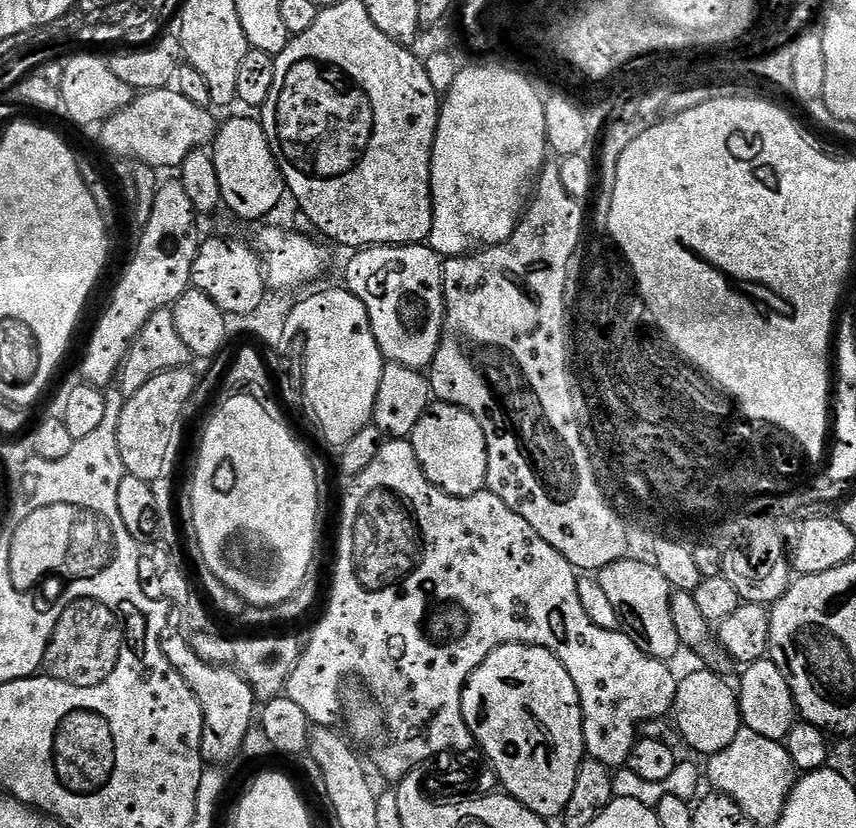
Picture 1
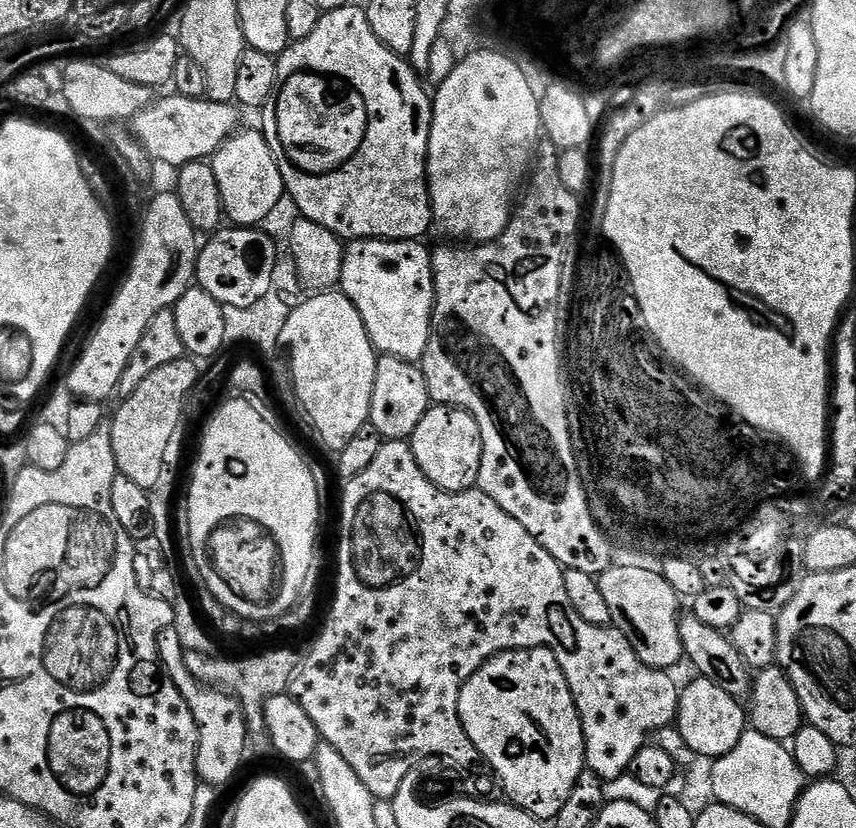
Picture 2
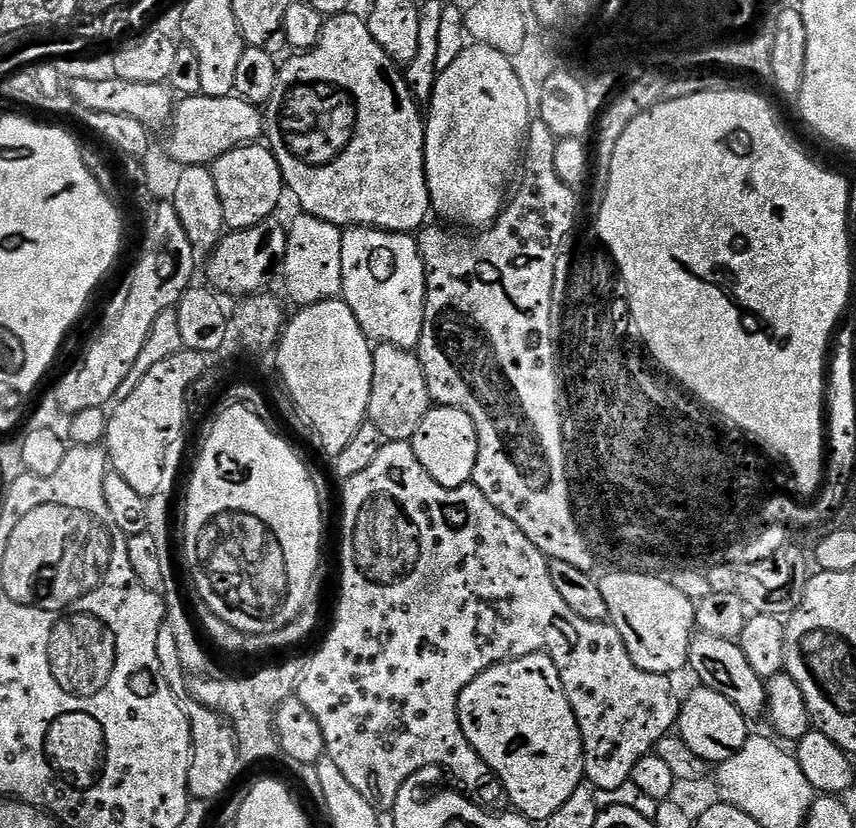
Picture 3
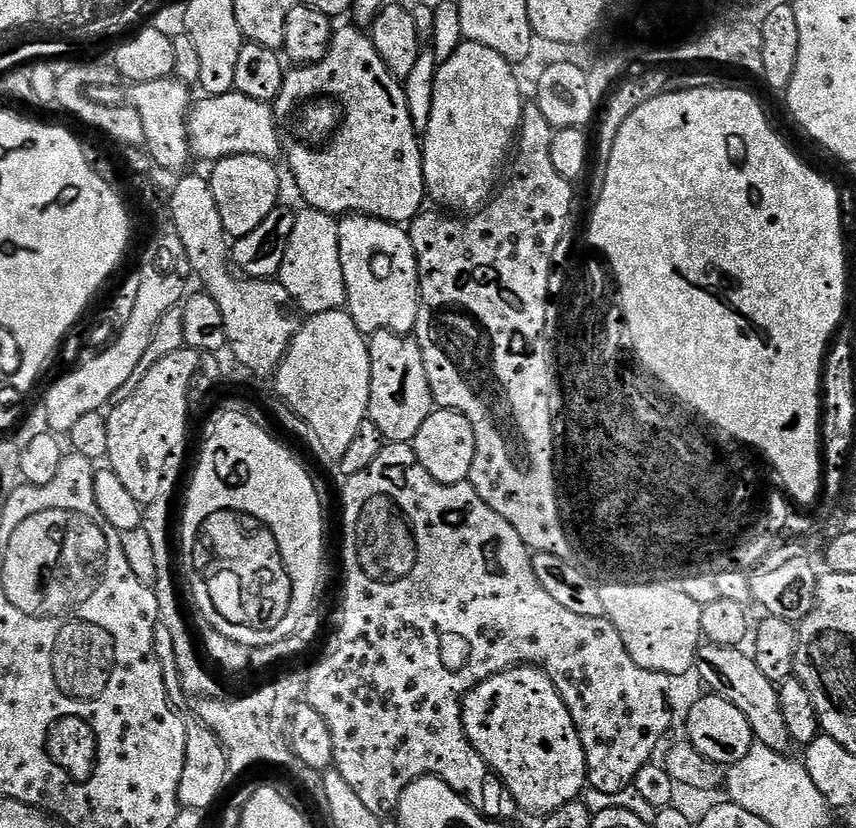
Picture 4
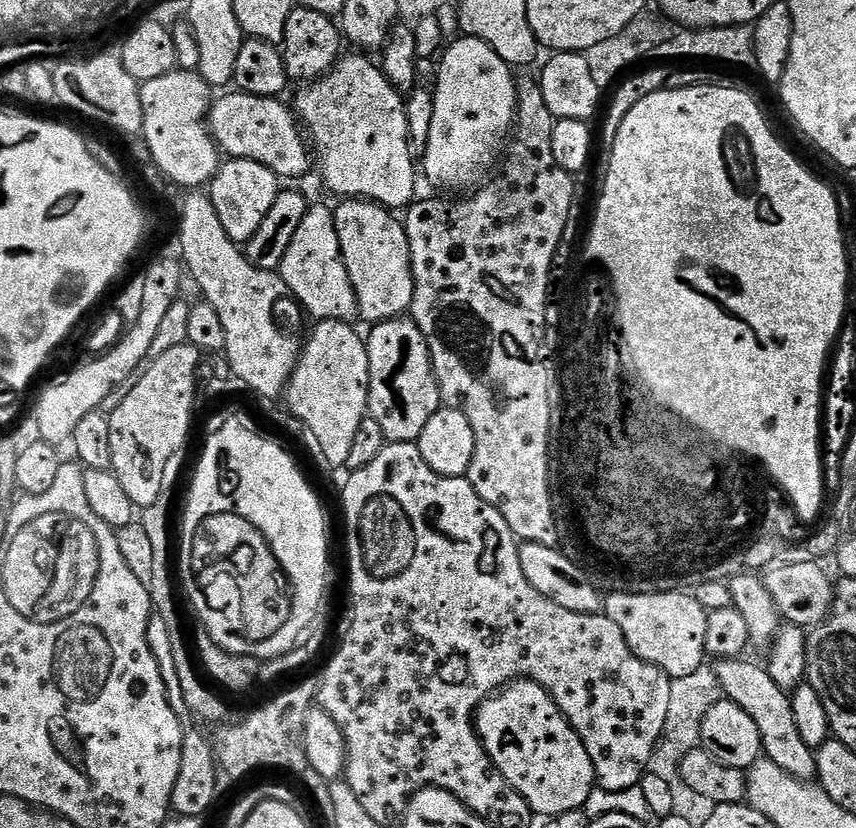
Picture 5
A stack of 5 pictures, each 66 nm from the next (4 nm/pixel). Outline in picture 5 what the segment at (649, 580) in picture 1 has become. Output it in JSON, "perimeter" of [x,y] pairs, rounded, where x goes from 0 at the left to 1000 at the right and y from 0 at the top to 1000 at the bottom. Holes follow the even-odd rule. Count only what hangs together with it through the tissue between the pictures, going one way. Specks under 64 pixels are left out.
{"perimeter":[[[738,713],[707,719],[703,739],[727,761],[736,785],[756,802],[772,807],[776,815],[791,821],[811,814],[824,801],[825,751],[827,740],[799,713]]]}

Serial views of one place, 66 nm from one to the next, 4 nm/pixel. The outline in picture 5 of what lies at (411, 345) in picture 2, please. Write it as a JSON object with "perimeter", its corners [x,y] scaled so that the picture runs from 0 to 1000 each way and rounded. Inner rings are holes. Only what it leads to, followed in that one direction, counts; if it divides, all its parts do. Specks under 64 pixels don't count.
{"perimeter":[[[402,239],[391,248],[388,263],[393,274],[397,306],[416,356],[416,370],[422,383],[443,389],[461,386],[471,383],[481,371],[481,356],[486,349],[486,339],[481,337],[481,318],[477,306],[477,289],[472,281],[471,269],[461,266],[459,257],[452,251],[445,251],[432,242]]]}

